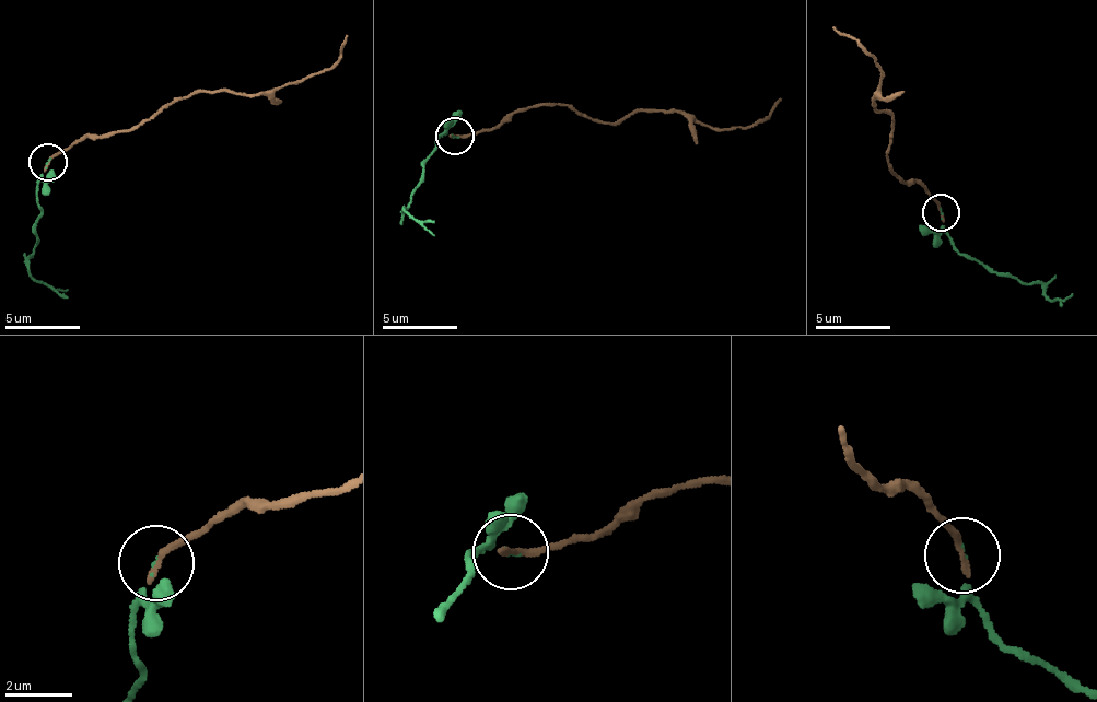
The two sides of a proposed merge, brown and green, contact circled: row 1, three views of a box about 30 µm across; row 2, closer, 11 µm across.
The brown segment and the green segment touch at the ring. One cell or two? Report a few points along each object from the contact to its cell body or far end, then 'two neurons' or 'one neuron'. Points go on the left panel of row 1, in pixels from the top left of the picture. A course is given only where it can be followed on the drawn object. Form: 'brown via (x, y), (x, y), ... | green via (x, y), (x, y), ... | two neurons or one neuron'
brown via (48, 163), (79, 139), (138, 126), (181, 100), (216, 91), (267, 92), (328, 71), (348, 35) | green via (48, 163), (37, 205), (43, 211), (30, 273), (56, 290), (69, 288) | two neurons

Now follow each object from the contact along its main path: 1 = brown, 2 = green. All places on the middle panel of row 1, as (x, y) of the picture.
1: (455, 137), (555, 103), (600, 124), (667, 109), (689, 112), (713, 129), (736, 129), (751, 126), (782, 100)
2: (455, 137), (444, 131), (434, 140), (436, 150), (404, 210), (435, 234)

